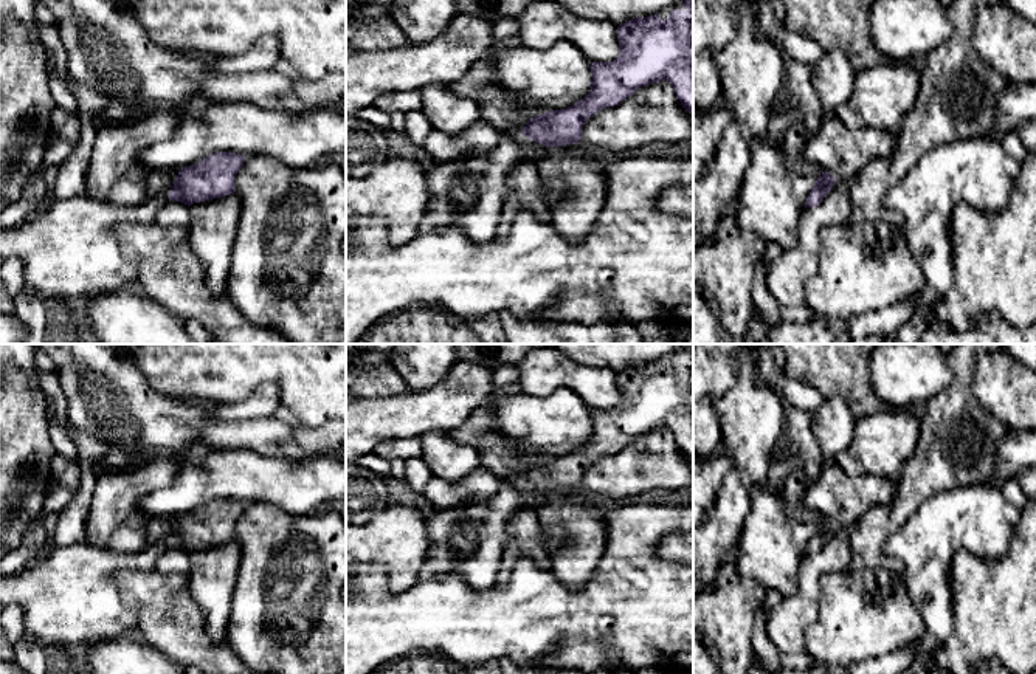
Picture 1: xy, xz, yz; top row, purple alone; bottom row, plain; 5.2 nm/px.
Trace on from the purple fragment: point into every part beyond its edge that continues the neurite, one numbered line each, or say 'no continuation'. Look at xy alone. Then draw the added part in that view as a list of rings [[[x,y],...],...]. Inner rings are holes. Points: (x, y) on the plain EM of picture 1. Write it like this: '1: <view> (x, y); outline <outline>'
1: xy (155, 529); outline [[[146,516],[146,536],[149,542],[155,542],[166,536],[169,531],[174,531],[180,518],[149,518]]]

